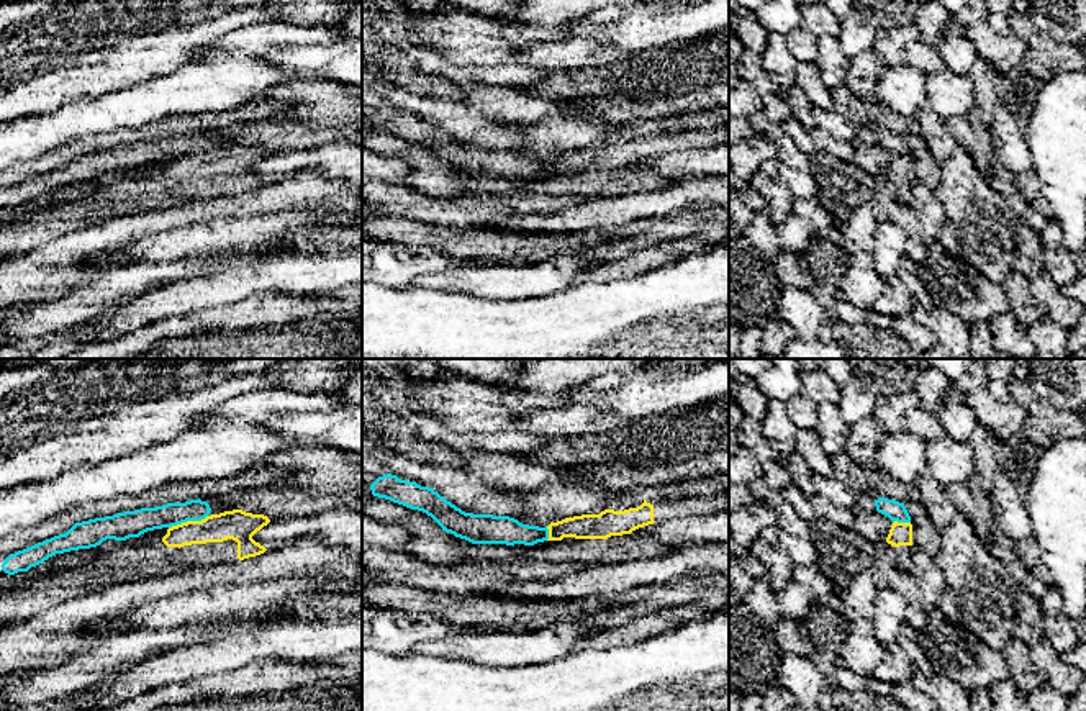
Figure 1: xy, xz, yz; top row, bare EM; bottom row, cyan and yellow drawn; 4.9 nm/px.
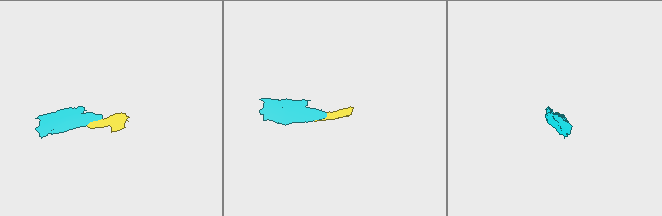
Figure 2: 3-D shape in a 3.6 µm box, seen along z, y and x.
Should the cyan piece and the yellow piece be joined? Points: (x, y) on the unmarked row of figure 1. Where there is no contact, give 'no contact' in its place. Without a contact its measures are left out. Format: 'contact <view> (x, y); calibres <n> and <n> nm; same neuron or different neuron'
contact xy (187, 153); calibres 120 and 150 nm; different neuron

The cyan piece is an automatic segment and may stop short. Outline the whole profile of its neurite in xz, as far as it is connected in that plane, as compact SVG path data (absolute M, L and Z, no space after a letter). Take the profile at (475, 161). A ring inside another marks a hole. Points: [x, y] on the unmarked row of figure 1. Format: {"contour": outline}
{"contour": "M362 105L362 118L367 118L373 129L426 146L442 164L472 177L534 179L549 172L547 159L523 157L509 149L465 146L432 121L391 106L377 110Z"}

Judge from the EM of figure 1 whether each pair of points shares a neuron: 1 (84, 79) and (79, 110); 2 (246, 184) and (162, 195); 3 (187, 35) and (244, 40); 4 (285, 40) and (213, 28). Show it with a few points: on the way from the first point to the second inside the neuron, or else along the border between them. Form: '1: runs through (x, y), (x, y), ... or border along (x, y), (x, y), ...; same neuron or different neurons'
1: border along (118, 89), (108, 94), (79, 95), (45, 112); different neurons
2: runs through (225, 182), (184, 182); same neuron
3: border along (253, 23), (215, 38), (202, 49), (199, 59); different neurons
4: border along (267, 22), (256, 23); different neurons

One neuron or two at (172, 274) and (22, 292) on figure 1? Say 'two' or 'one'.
two

